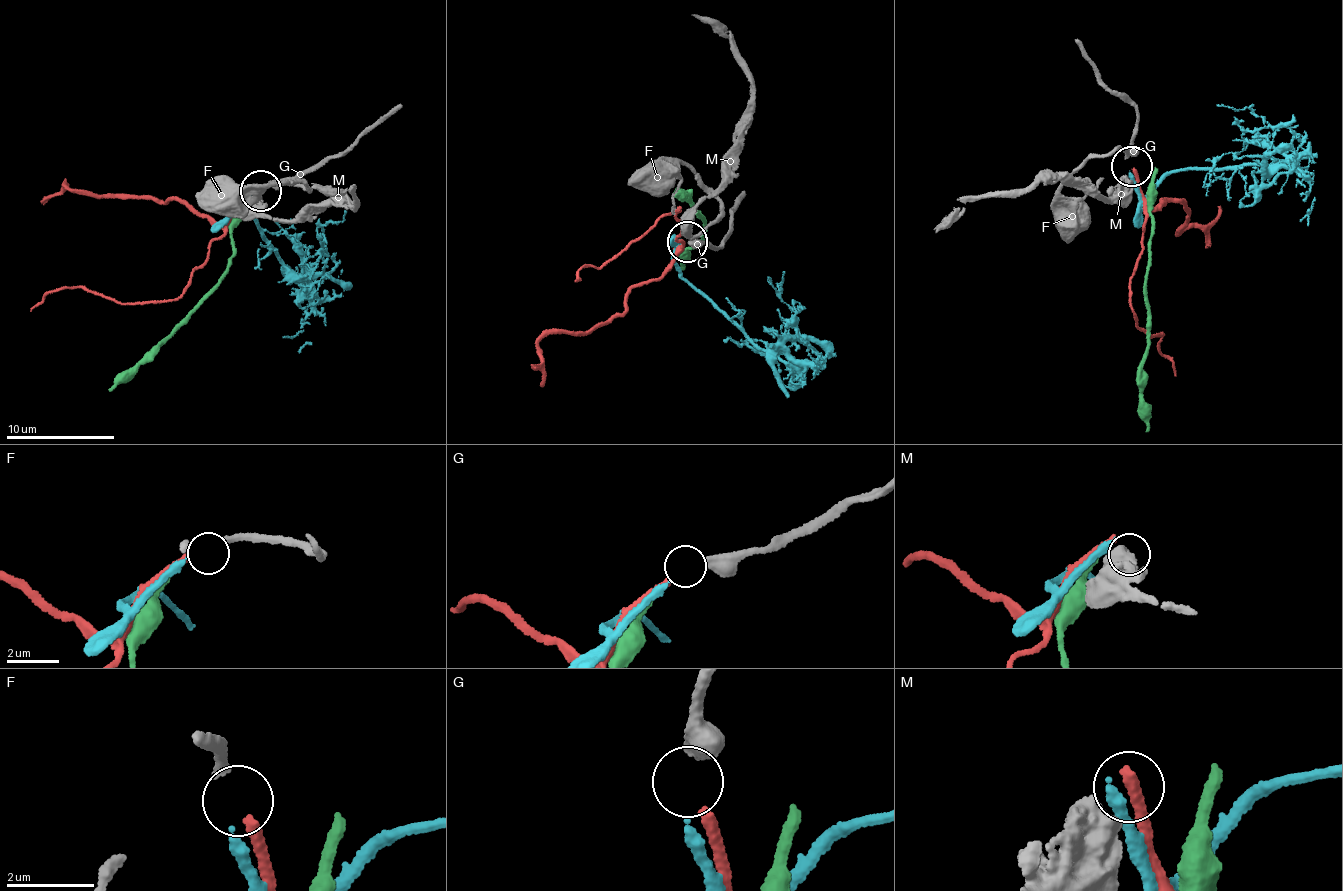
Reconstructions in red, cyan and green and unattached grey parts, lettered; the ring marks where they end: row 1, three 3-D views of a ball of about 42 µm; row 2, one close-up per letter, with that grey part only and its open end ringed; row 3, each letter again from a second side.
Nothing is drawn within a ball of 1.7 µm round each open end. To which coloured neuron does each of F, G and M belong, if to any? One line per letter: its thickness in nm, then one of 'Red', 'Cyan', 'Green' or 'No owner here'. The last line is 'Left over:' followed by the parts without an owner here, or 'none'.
F: Thickness 220 nm. Cyan
G: Thickness 480 nm. Red
M: Thickness 750 nm. No owner here
Left over: M

